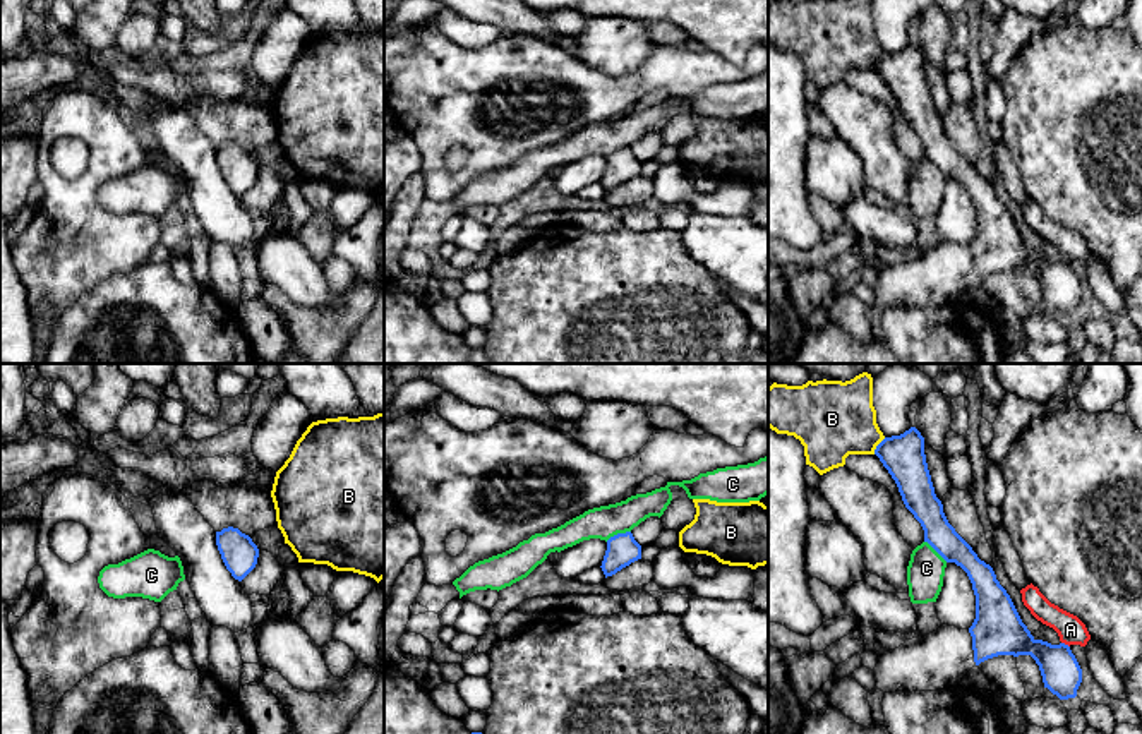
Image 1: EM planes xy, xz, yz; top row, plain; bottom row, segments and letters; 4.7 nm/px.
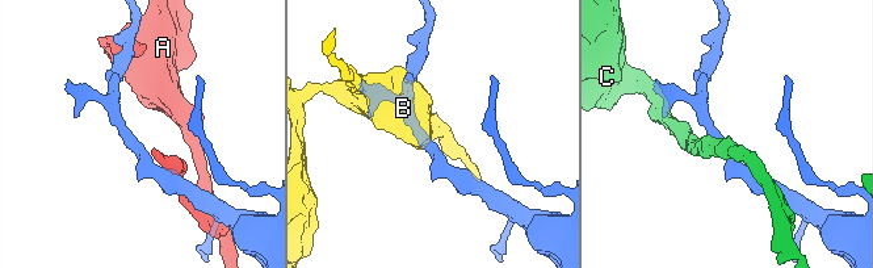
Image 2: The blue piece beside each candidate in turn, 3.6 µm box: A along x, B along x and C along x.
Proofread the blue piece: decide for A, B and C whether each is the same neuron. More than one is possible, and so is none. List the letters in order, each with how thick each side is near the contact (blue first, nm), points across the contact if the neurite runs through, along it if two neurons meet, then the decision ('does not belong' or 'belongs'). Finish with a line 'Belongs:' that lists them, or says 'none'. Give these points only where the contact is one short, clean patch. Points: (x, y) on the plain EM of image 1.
A: 190/130 nm | does not belong
B: 200/360 nm | does not belong
C: 150/150 nm | does not belong
Belongs: none

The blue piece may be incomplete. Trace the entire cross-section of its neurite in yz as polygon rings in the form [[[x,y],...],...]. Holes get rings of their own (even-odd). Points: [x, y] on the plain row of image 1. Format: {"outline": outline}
{"outline": [[[911,43],[900,51],[885,53],[875,70],[895,96],[905,123],[921,139],[924,158],[967,189],[976,211],[976,235],[969,245],[943,240],[880,271],[876,304],[883,309],[940,307],[960,300],[974,281],[988,274],[1031,271],[1044,304],[1060,316],[1075,314],[1082,285],[1070,262],[1031,250],[993,184],[948,139],[935,110],[921,48]]]}

